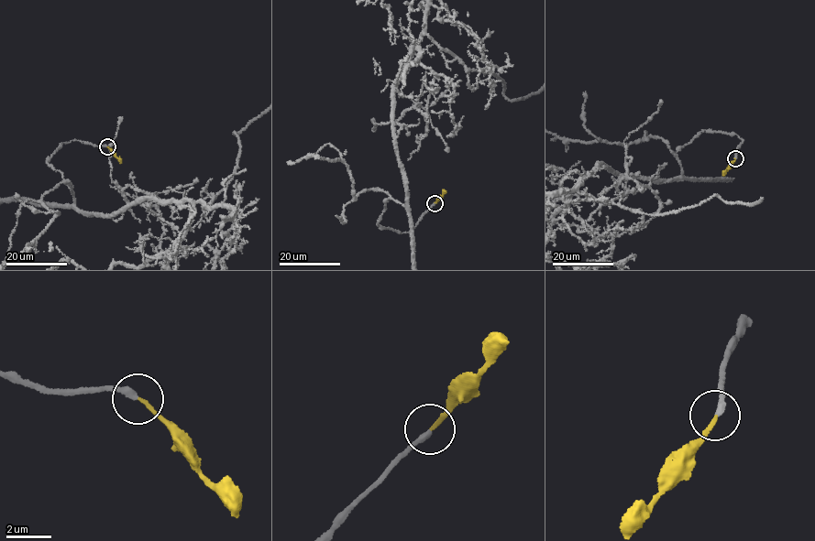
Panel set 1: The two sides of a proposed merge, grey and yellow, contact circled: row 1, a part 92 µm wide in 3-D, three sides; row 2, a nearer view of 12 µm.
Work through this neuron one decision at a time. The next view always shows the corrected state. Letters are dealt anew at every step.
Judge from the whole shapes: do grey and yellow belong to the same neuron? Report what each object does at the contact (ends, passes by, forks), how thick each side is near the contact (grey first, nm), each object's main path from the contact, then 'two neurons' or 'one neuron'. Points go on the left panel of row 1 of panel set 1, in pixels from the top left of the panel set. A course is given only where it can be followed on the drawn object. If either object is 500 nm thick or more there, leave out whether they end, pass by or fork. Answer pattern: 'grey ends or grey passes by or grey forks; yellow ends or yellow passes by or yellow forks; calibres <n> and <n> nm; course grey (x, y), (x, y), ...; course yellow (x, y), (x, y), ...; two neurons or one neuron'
grey ends; yellow ends; calibres 280 and 170 nm; course grey (107, 146), (75, 140), (48, 161), (87, 215), (148, 200), (205, 208), (233, 178), (234, 133); course yellow (107, 146), (121, 163); one neuron

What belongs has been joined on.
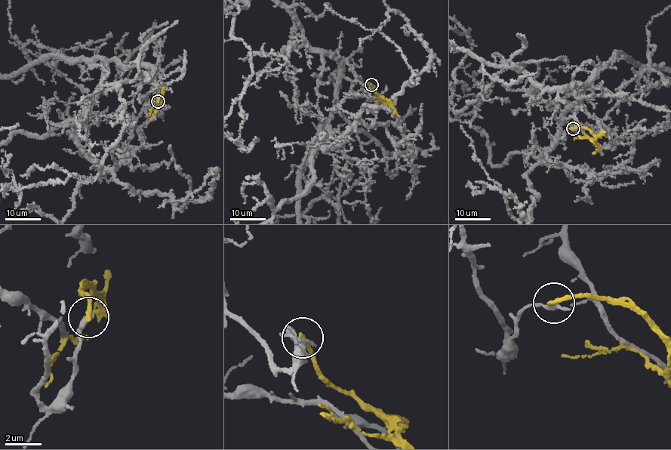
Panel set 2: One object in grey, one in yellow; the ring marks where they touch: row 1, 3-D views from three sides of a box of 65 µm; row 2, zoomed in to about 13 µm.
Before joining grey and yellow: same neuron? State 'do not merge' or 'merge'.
do not merge

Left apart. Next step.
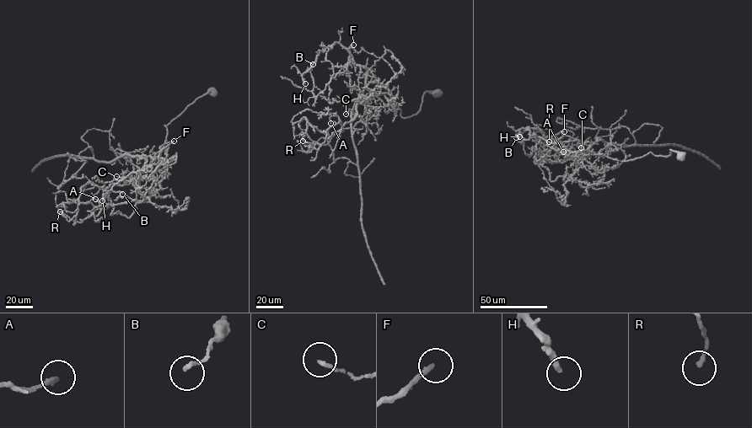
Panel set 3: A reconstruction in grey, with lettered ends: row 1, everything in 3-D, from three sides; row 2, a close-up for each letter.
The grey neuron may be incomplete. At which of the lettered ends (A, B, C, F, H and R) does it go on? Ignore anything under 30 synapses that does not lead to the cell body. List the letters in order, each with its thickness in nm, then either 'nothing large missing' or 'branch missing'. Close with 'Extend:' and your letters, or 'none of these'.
A: 200 nm | nothing large missing
B: 150 nm | nothing large missing
C: 140 nm | nothing large missing
F: 170 nm | branch missing
H: 260 nm | branch missing
R: 150 nm | nothing large missing
Extend: F, H

